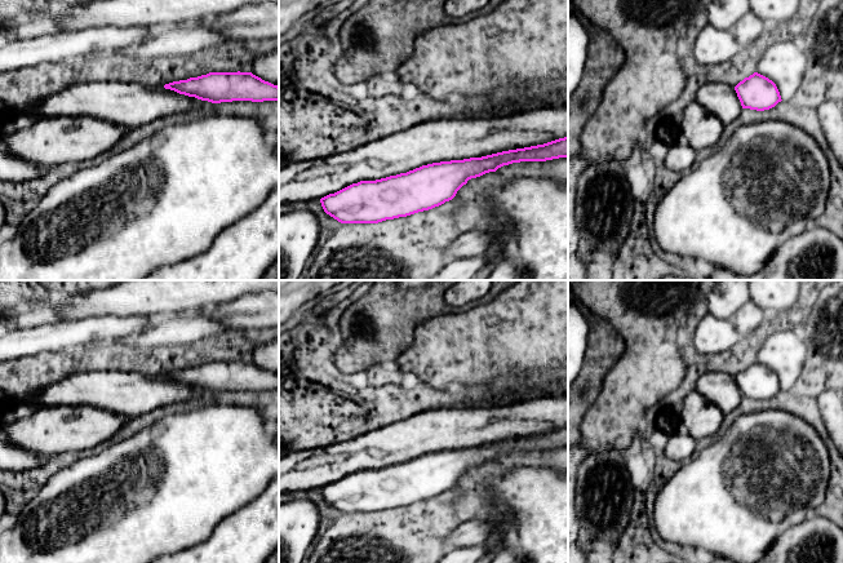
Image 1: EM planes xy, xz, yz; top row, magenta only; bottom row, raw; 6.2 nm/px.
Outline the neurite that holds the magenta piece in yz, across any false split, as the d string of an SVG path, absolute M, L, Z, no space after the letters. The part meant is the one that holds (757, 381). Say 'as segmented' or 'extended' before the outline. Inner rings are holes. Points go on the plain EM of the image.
as segmented | M758 362L740 371L735 380L742 398L764 400L782 390L776 373Z

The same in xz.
as segmented | M568 426L482 447L432 452L376 470L360 470L321 487L320 492L324 501L341 513L378 513L439 496L452 489L469 469L496 461L503 455L520 451L546 451L559 447L568 447Z

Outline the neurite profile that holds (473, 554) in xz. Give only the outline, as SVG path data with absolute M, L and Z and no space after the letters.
M489 542L470 548L458 548L448 551L438 563L476 563L489 553Z

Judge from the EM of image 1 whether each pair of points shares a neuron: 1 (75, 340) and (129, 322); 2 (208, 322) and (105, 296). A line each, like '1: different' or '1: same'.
1: same
2: different

